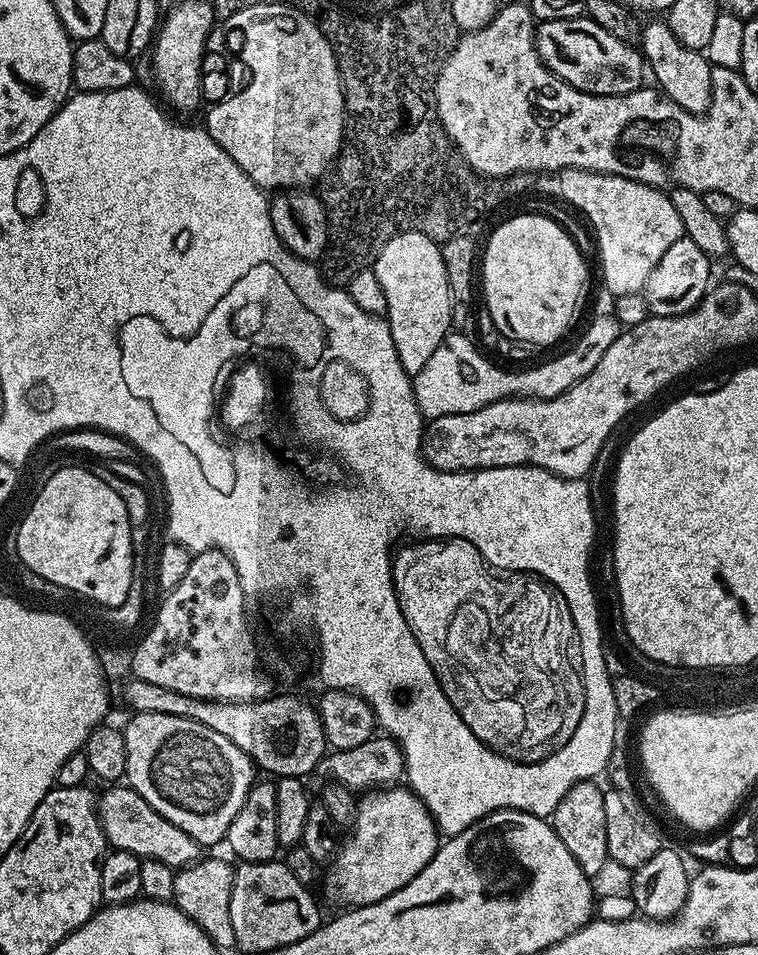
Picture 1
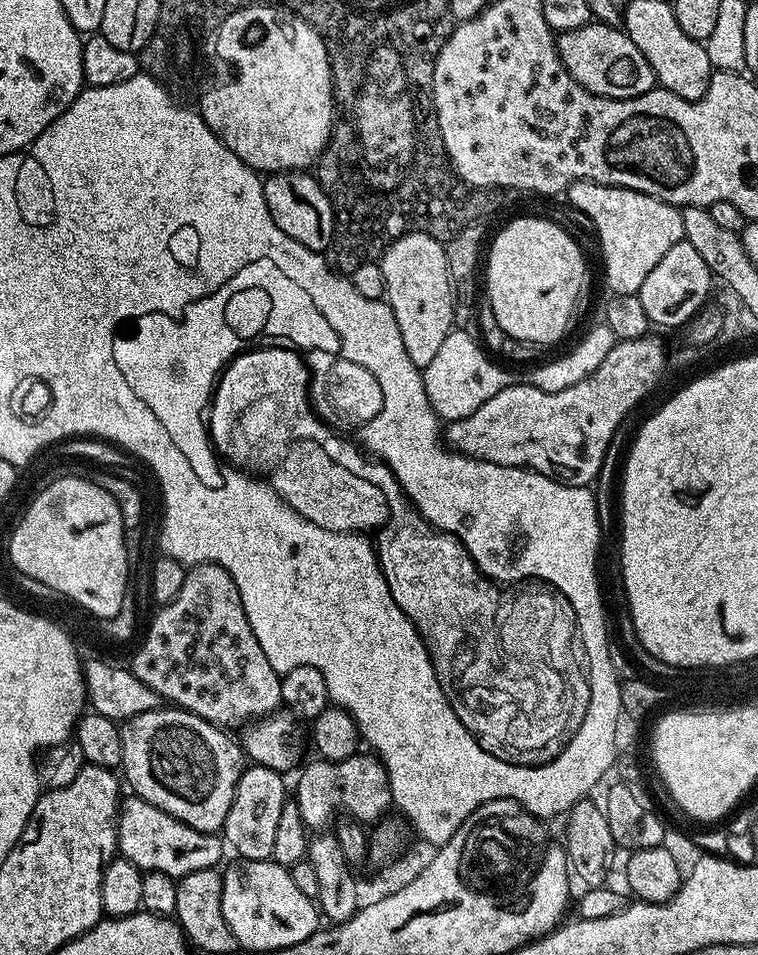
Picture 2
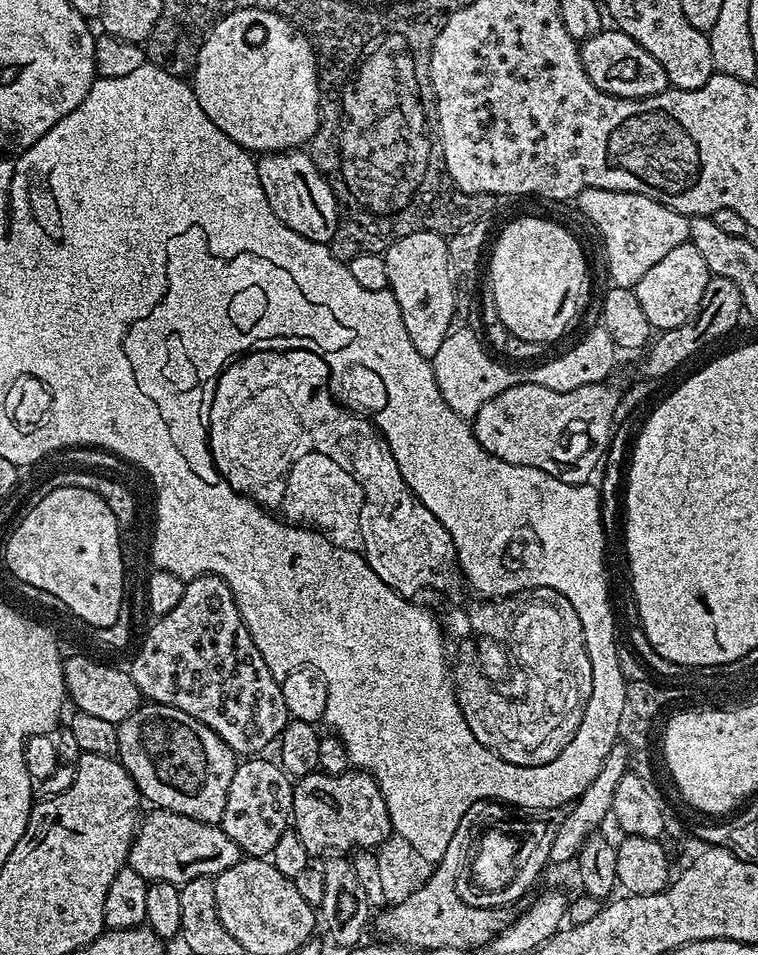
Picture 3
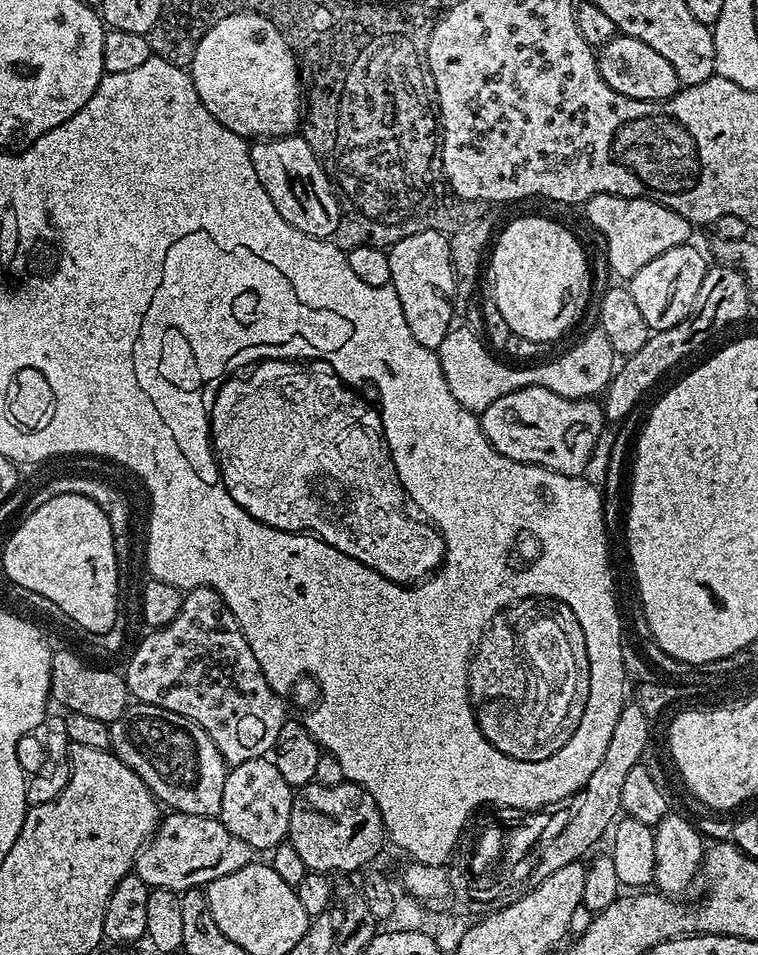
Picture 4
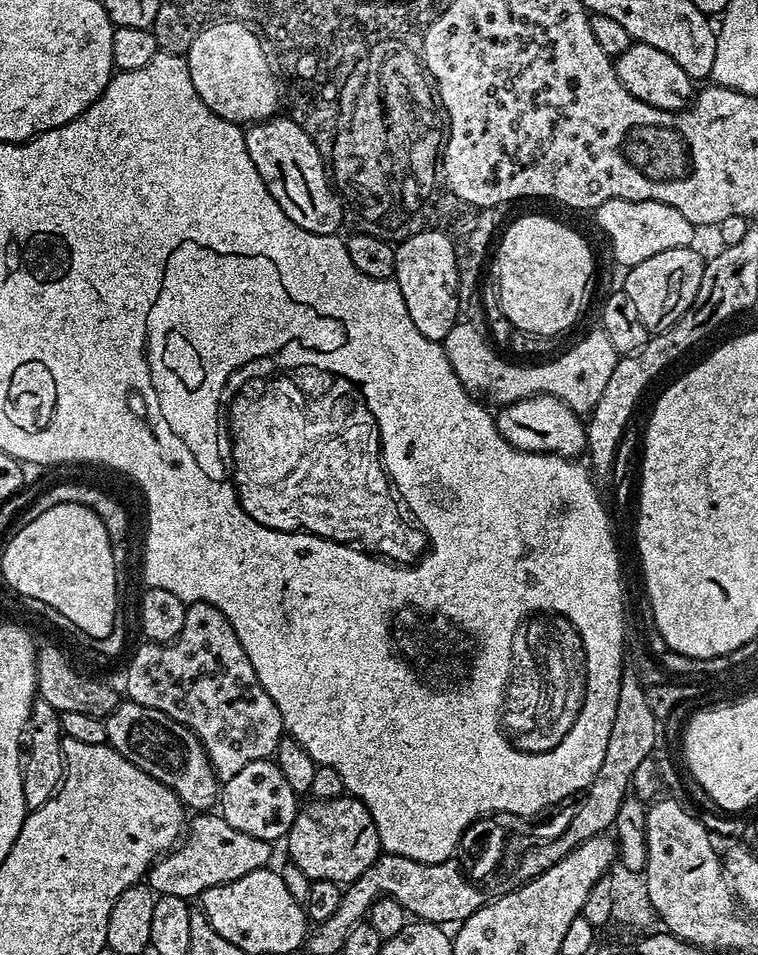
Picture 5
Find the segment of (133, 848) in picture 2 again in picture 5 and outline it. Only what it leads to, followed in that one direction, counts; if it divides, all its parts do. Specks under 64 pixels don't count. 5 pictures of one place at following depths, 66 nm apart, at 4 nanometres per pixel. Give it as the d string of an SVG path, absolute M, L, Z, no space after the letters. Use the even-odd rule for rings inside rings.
M196 814L191 817L186 831L182 836L182 843L173 848L171 852L160 857L151 868L148 869L146 883L153 892L161 896L177 896L183 900L199 898L210 886L225 884L231 880L242 878L242 874L250 874L259 868L269 867L268 859L272 856L273 845L262 838L250 838L250 834L242 834L242 830L234 830L230 822L226 822L219 814Z

